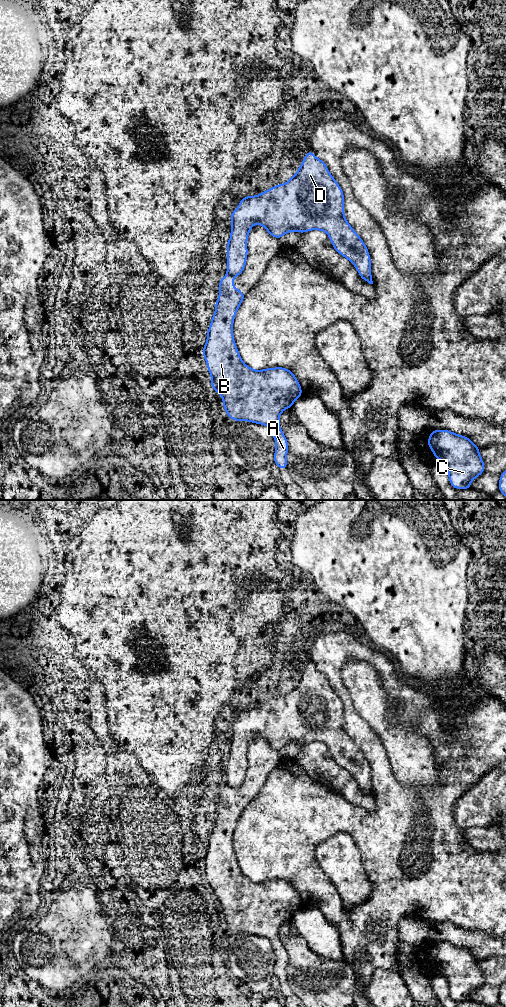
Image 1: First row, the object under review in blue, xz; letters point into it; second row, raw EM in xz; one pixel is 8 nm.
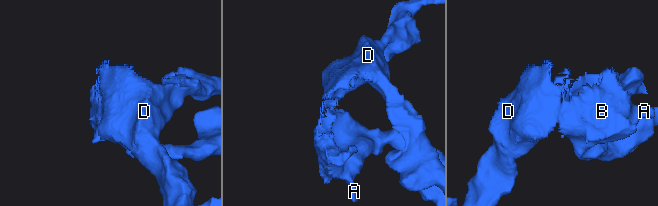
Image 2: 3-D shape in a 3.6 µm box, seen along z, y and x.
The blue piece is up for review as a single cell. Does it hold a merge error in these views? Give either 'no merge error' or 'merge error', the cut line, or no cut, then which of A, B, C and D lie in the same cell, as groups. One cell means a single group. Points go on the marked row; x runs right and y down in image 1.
merge error; cut in xz along (227, 275), (235, 276); A B C / D

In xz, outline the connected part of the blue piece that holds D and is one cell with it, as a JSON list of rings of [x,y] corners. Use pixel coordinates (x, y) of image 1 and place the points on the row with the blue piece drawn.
[[[312,149],[307,152],[299,170],[286,184],[277,184],[258,196],[245,196],[231,213],[231,236],[227,241],[227,276],[239,276],[244,270],[248,254],[247,239],[254,224],[264,226],[277,239],[292,231],[326,232],[334,249],[356,267],[363,280],[373,284],[369,251],[345,219],[343,191],[328,171],[327,165],[313,155]]]

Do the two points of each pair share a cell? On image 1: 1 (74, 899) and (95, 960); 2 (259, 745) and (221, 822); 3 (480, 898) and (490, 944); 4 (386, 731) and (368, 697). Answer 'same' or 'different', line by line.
1: same
2: same
3: different
4: same

